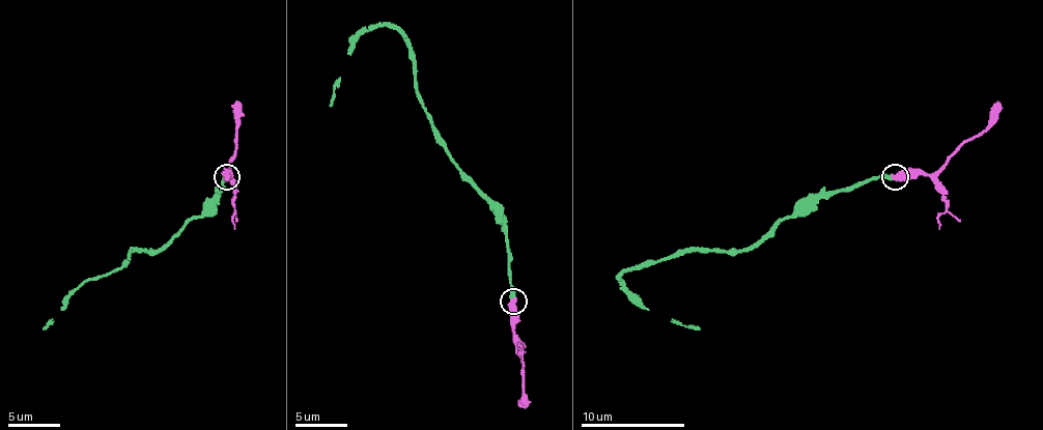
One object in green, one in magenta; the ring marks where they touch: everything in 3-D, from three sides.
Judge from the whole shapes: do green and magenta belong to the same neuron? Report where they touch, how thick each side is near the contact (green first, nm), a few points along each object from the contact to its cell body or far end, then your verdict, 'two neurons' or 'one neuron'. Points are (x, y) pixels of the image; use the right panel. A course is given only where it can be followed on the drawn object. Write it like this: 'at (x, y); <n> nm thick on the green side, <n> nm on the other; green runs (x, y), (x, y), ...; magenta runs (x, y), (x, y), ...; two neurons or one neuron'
at (895, 176); 360 nm thick on the green side, 550 nm on the other; green runs (894, 177), (871, 177), (808, 198), (743, 250), (694, 250), (639, 263), (618, 279), (649, 310), (699, 328); magenta runs (894, 177), (933, 175), (988, 125), (990, 110), (998, 102); one neuron

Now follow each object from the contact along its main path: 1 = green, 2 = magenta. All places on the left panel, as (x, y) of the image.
1: (226, 177), (218, 198), (161, 250), (135, 250), (99, 279), (85, 279), (44, 328)
2: (226, 177), (236, 148), (238, 102)

